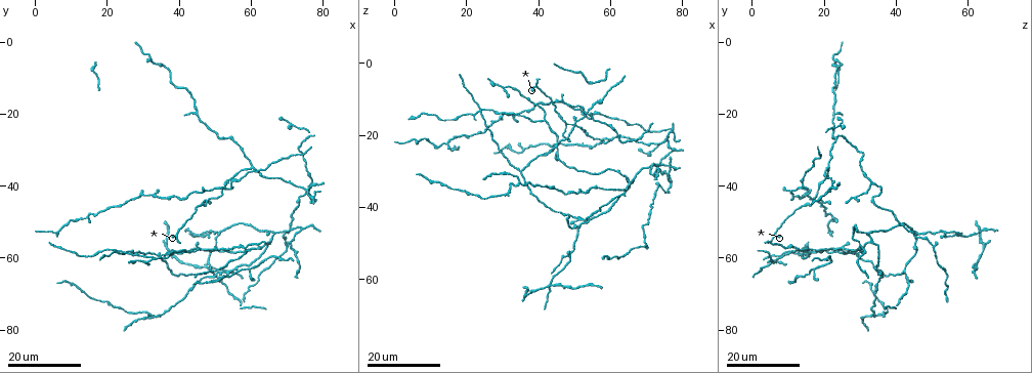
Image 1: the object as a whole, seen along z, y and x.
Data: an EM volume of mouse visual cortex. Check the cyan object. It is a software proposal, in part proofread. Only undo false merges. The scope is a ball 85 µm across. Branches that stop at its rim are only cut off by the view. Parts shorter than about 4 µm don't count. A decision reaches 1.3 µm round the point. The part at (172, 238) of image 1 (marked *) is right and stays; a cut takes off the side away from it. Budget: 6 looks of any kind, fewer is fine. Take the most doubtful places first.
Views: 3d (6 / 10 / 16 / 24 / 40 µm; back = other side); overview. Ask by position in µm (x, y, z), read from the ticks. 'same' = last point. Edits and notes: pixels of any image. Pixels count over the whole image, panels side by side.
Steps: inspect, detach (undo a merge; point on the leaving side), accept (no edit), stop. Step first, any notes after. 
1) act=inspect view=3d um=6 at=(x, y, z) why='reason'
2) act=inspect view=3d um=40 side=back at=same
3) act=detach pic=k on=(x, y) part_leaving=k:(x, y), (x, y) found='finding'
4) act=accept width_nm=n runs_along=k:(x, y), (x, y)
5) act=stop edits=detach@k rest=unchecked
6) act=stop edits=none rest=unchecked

act=inspect view=3d um=24 at=(74.0, 52.0, 28.5) why='side arm on a straight run'

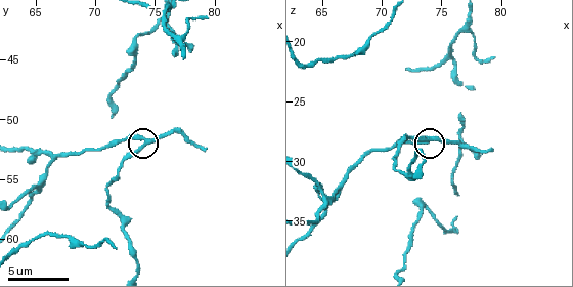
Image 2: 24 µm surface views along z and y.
act=inspect view=3d um=6 at=(73.8, 52.2, 28.2)

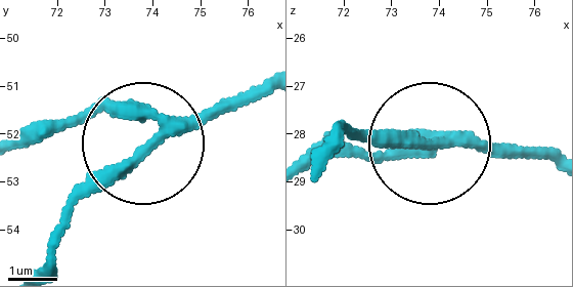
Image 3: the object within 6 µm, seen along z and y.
act=accept side_arm_um=6 arms=3 found='continuous, no second neuron'

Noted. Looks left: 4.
act=inspect view=3d um=16 at=(49.0, 53.0, 54.0) why='four or more arms meet'

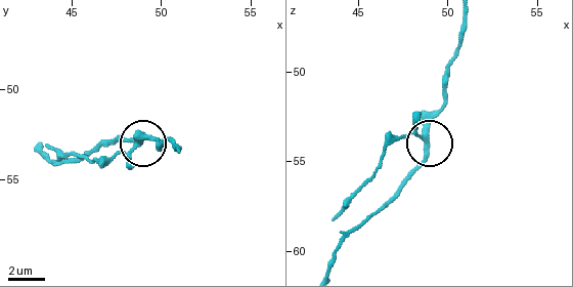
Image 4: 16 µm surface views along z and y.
act=inspect view=3d um=6 at=(48.4, 53.2, 53.7)

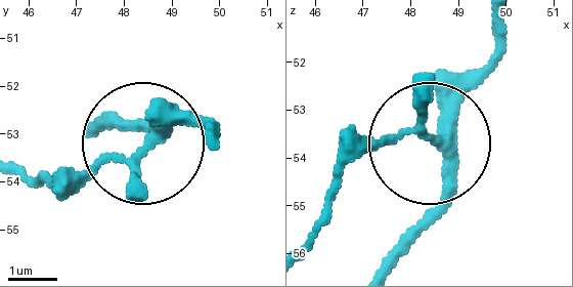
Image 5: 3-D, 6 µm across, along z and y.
act=accept width_nm=240 runs_along=5:(501, 24), (497, 60), (441, 133), (392, 133), (335, 166) found='one neuron here'

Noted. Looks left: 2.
act=inspect view=3d um=24 at=(39.0, 53.0, 6.5) why='thin arm on a thick one'

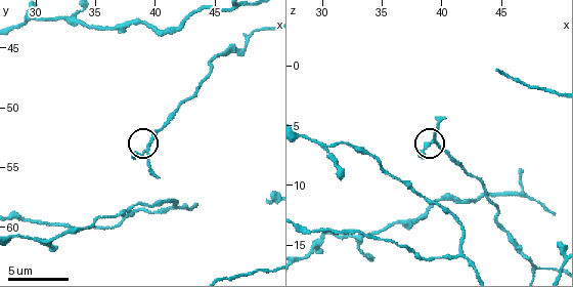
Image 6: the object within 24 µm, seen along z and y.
act=inspect view=3d um=10 at=(39.4, 53.6, 6.2)

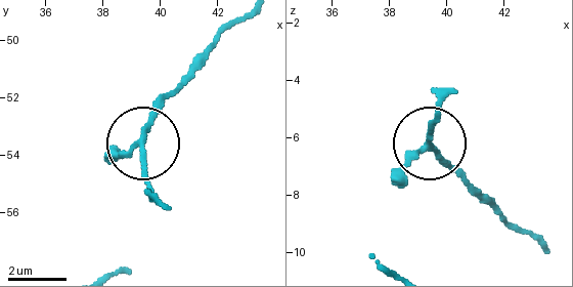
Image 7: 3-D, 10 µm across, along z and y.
act=accept width_nm=190 runs_along=7:(109, 164), (141, 141), (185, 80) found='all the same neuron'

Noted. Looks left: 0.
act=stop edits=none rest=unchecked

